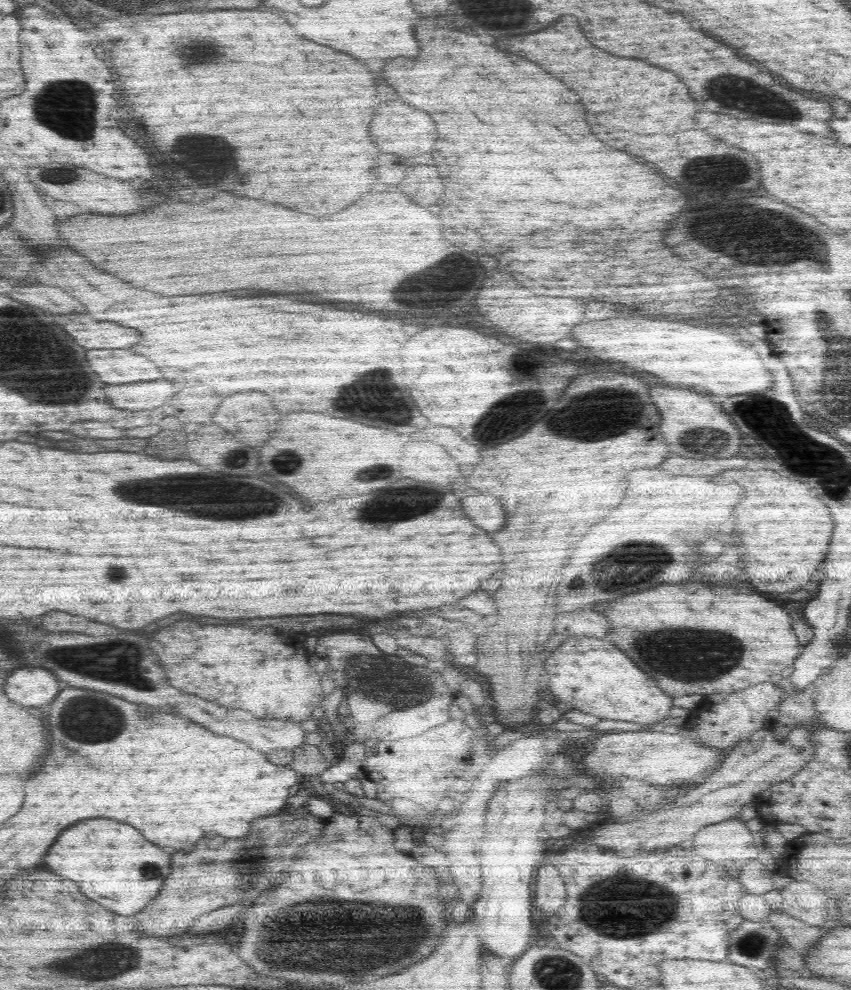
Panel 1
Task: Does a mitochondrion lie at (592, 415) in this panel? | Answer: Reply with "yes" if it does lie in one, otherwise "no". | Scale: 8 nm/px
yes

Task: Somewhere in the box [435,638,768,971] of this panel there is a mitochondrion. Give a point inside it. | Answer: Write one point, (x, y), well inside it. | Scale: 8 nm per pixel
(624, 907)

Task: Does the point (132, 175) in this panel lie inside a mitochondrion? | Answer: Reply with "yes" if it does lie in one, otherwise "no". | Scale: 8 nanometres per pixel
no

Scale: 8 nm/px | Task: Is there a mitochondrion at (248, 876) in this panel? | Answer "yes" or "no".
yes

